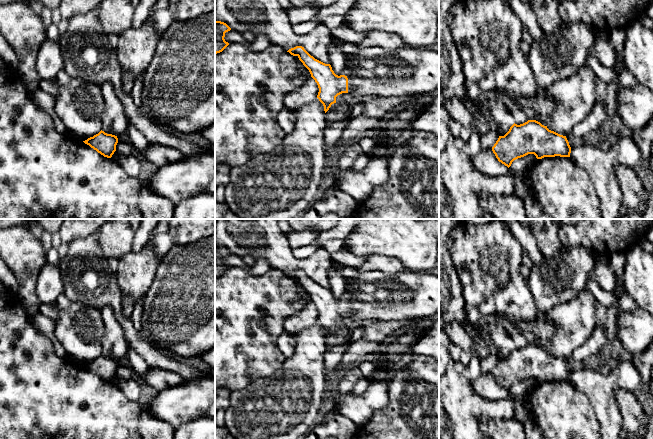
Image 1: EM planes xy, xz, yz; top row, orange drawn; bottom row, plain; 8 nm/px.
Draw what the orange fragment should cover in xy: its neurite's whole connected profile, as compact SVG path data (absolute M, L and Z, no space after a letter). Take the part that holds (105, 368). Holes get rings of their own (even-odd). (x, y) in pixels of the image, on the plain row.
M101 354L98 358L88 362L83 366L89 369L91 372L96 374L104 381L111 382L114 376L116 375L118 362L115 359L107 358Z

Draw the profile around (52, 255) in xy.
M52 247L50 250L46 251L46 259L47 263L58 266L60 262L58 249Z

